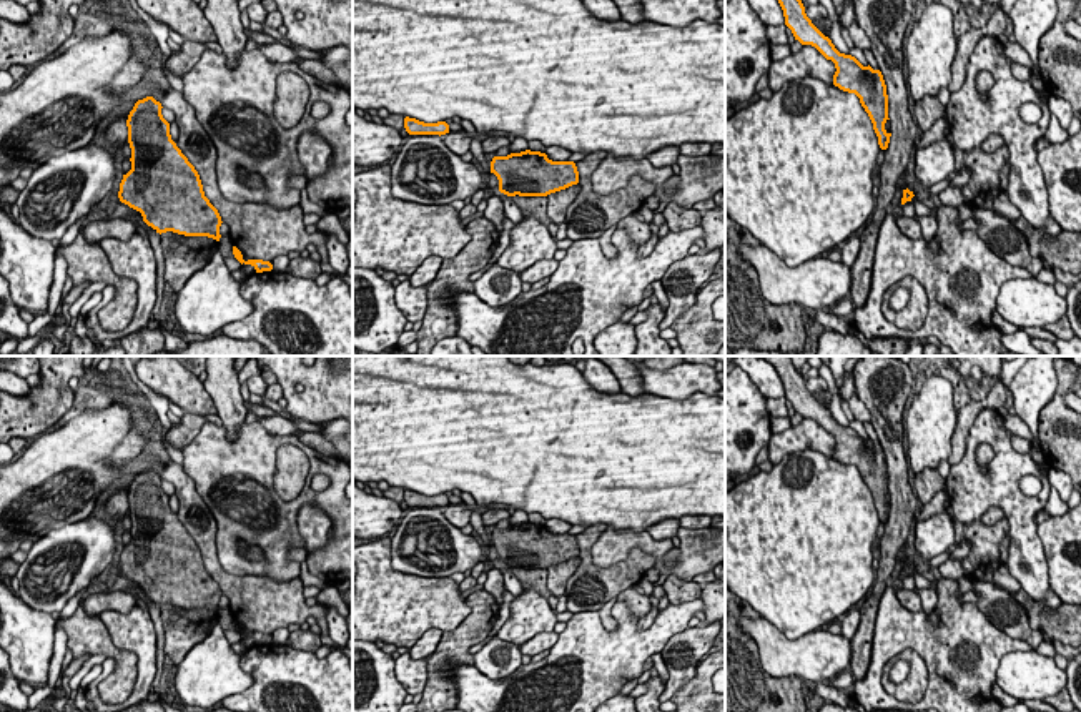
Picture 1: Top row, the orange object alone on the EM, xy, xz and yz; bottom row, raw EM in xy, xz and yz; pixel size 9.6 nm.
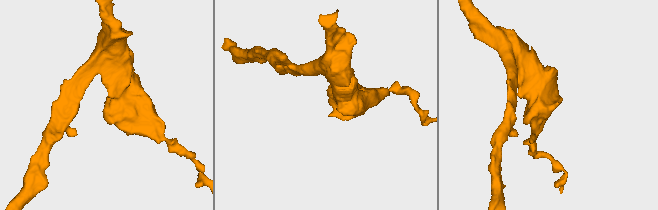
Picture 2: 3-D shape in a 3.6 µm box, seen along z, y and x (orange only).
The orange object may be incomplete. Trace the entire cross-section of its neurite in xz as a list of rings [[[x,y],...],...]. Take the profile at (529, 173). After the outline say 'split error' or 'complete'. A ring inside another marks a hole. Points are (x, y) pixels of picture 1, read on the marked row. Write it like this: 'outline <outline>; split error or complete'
outline [[[531,150],[494,156],[491,173],[507,196],[547,196],[579,183],[574,161],[552,161],[545,153]]]; complete

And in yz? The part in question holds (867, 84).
outline [[[778,0],[785,25],[802,45],[815,47],[827,60],[835,63],[833,85],[855,93],[868,113],[881,150],[888,148],[890,136],[885,130],[888,118],[888,95],[883,75],[870,65],[863,67],[855,57],[840,53],[807,17],[802,0]]]; complete

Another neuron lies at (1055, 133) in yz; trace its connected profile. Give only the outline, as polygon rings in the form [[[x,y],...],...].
[[[1051,113],[1049,116],[1049,126],[1046,130],[1046,135],[1044,138],[1049,141],[1049,143],[1064,143],[1068,140],[1068,130],[1064,130],[1061,125],[1059,125],[1059,120],[1054,113]]]

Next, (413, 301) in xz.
[[[409,279],[396,286],[396,306],[409,323],[422,321],[427,309],[427,288],[414,288]]]

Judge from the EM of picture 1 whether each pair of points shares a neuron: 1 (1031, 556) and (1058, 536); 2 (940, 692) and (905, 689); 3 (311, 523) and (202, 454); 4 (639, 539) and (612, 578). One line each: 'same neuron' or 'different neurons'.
1: different neurons
2: different neurons
3: different neurons
4: different neurons

